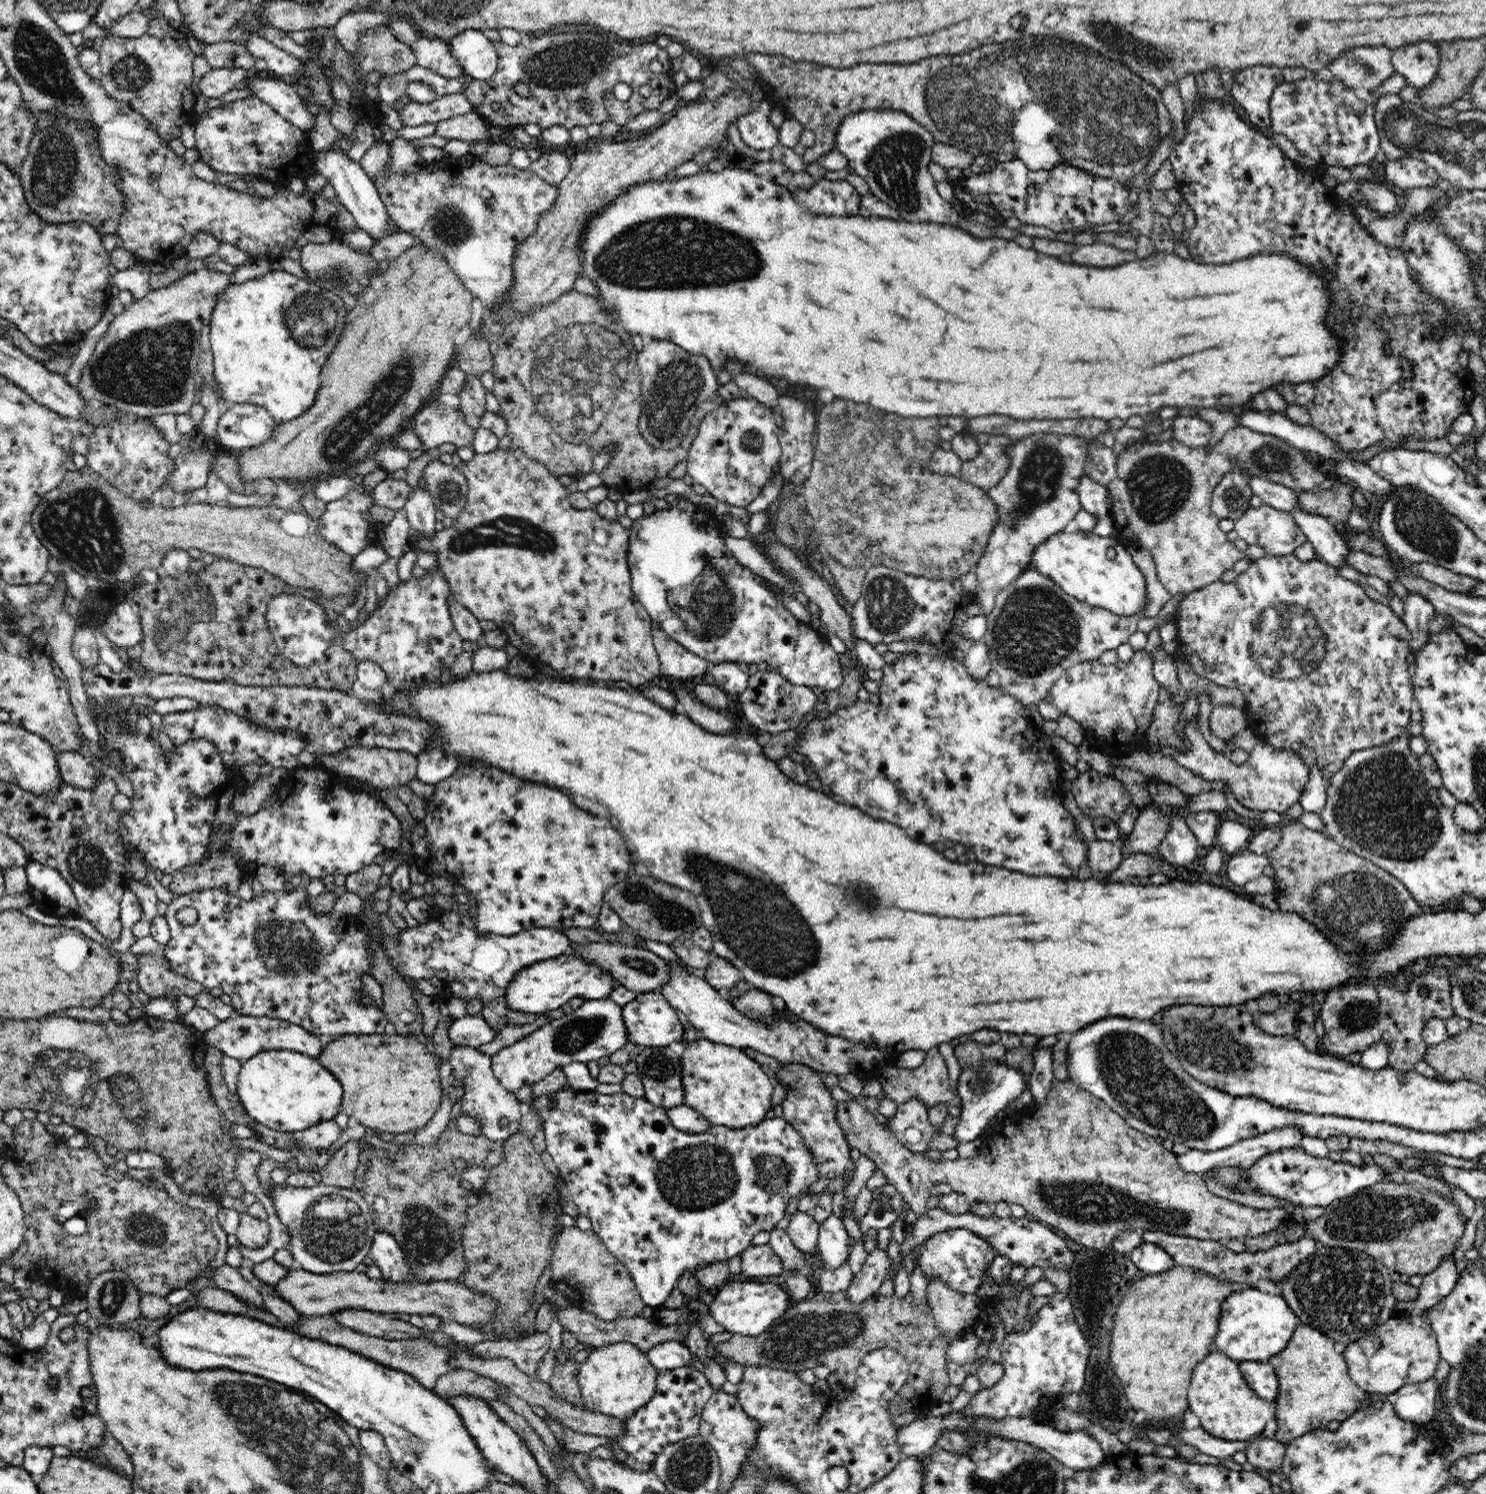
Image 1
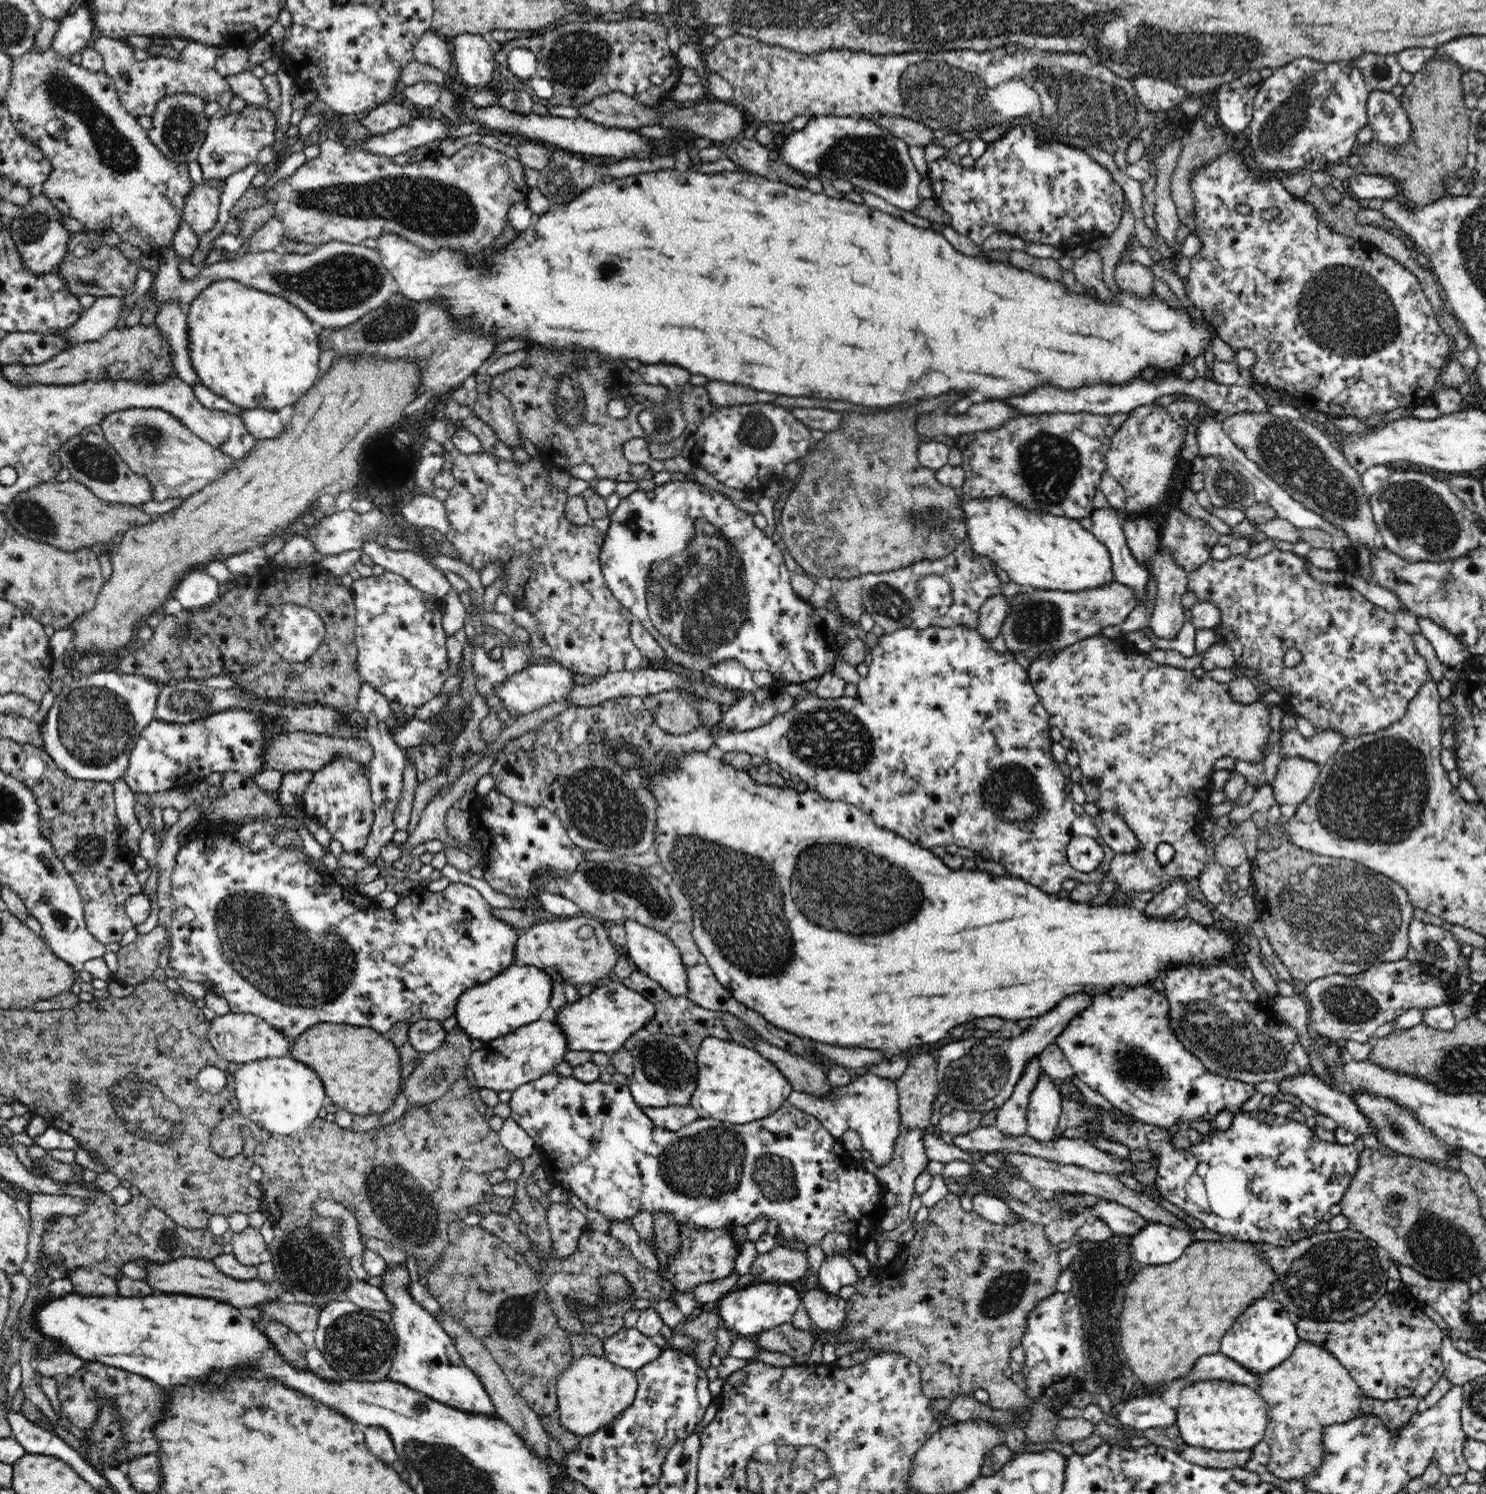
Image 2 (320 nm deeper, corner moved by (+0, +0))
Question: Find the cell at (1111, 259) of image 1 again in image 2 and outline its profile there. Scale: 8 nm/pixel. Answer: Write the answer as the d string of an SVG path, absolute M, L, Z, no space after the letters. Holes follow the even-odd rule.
M1120 262L1115 268L1114 279L1124 292L1135 294L1139 298L1146 298L1154 292L1154 274L1148 266L1136 262Z

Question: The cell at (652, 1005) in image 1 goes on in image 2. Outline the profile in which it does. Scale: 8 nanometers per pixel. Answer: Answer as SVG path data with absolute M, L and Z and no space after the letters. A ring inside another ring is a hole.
M618 981L596 987L588 996L566 1003L556 1012L555 1022L566 1035L567 1050L605 1052L609 1055L624 1047L628 1037L654 1018L655 1006L649 999Z

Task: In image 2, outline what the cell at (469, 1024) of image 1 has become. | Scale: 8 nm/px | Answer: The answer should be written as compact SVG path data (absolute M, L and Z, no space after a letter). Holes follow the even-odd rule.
M420 1019L409 1024L408 1043L410 1043L418 1054L432 1053L444 1042L448 1032L444 1031L442 1021Z

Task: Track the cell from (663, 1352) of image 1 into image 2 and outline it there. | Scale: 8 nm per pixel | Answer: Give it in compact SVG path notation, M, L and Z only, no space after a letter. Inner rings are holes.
M622 1327L616 1334L609 1336L603 1346L604 1357L615 1365L633 1371L655 1361L665 1349L658 1348L637 1327Z

